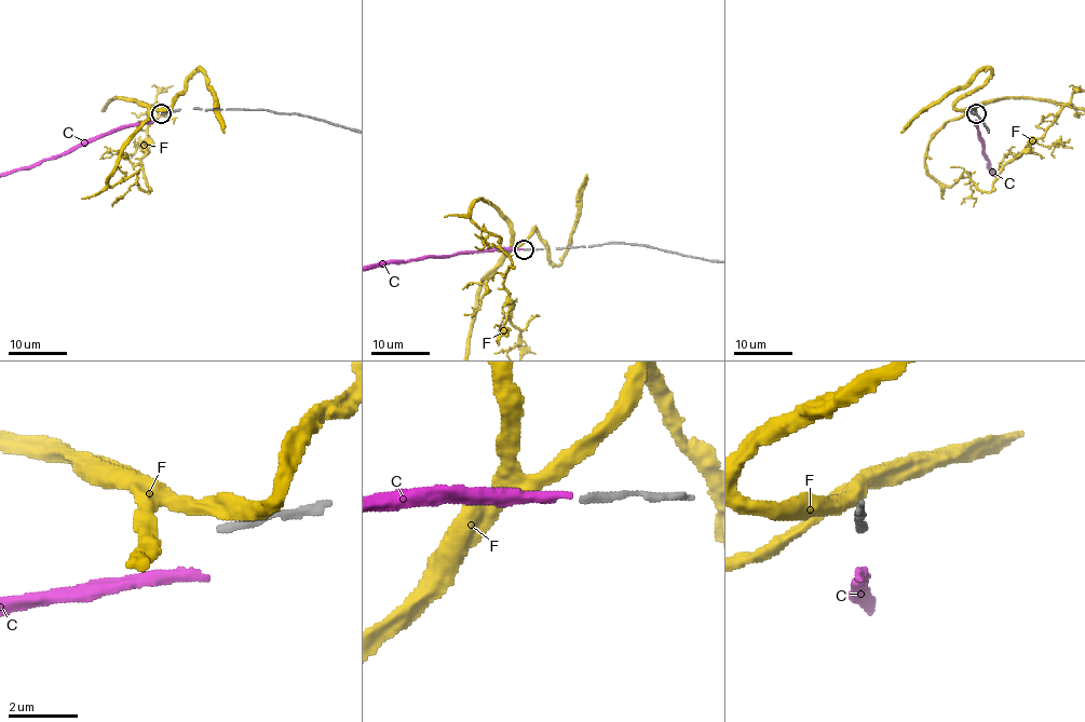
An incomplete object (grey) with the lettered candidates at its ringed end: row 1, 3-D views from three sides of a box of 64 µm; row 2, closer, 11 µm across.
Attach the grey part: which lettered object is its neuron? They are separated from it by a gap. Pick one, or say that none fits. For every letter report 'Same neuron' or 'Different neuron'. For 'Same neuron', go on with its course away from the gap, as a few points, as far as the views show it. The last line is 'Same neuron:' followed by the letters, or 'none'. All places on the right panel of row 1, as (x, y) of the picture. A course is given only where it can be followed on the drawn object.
C: Different neuron
F: Different neuron
Same neuron: none

